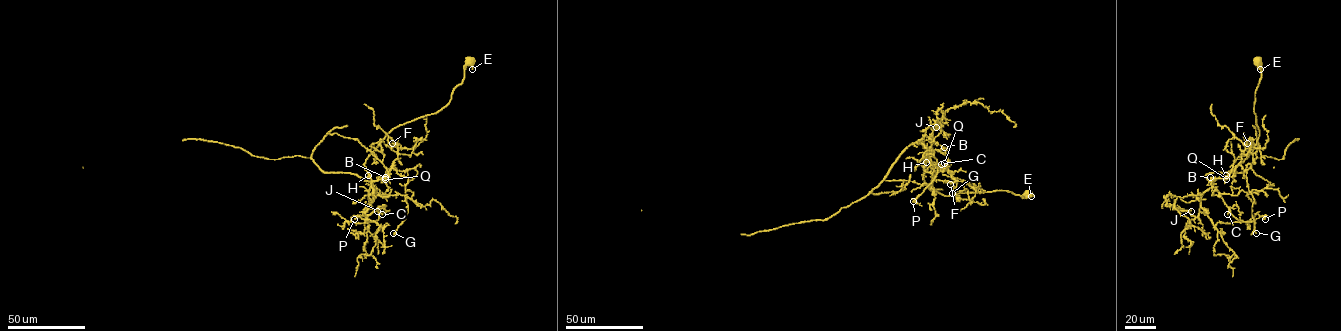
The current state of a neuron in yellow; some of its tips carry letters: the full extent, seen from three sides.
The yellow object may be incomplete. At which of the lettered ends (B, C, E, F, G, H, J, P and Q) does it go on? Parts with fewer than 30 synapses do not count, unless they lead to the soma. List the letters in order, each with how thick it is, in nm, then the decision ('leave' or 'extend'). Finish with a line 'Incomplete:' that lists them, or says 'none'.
B: 150 nm | leave
C: 190 nm | extend
E: 130 nm | leave
F: 150 nm | leave
G: 140 nm | leave
H: 140 nm | leave
J: 110 nm | leave
P: 180 nm | leave
Q: 160 nm | leave
Incomplete: C

